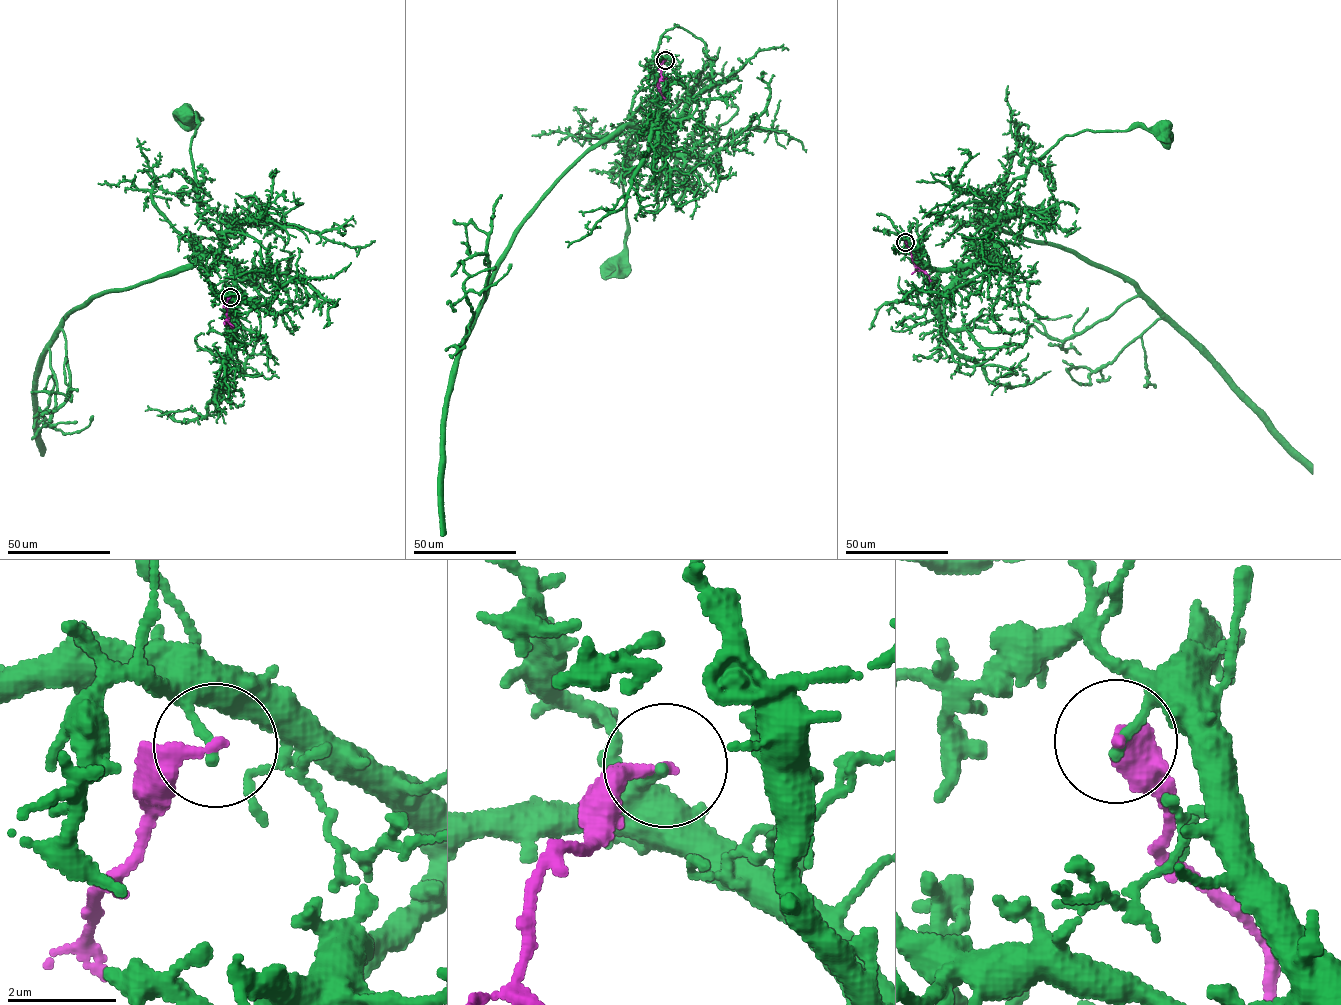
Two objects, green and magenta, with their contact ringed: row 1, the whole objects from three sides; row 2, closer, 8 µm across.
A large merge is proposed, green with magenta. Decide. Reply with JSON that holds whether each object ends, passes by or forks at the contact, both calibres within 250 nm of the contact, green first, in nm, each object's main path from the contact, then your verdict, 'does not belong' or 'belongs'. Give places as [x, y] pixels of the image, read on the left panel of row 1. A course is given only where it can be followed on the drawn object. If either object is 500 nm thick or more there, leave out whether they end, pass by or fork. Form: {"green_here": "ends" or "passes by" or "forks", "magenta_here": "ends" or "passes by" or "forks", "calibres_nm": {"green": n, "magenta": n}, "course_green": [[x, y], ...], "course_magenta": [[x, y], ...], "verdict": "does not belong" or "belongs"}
{"green_here": "ends", "magenta_here": "ends", "calibres_nm": {"green": 190, "magenta": 280}, "course_green": [[229, 297], [254, 305], [235, 285], [219, 237], [197, 210], [190, 151], [197, 116], [186, 115]], "course_magenta": [[229, 297], [225, 303], [226, 321], [233, 328]], "verdict": "does not belong"}

